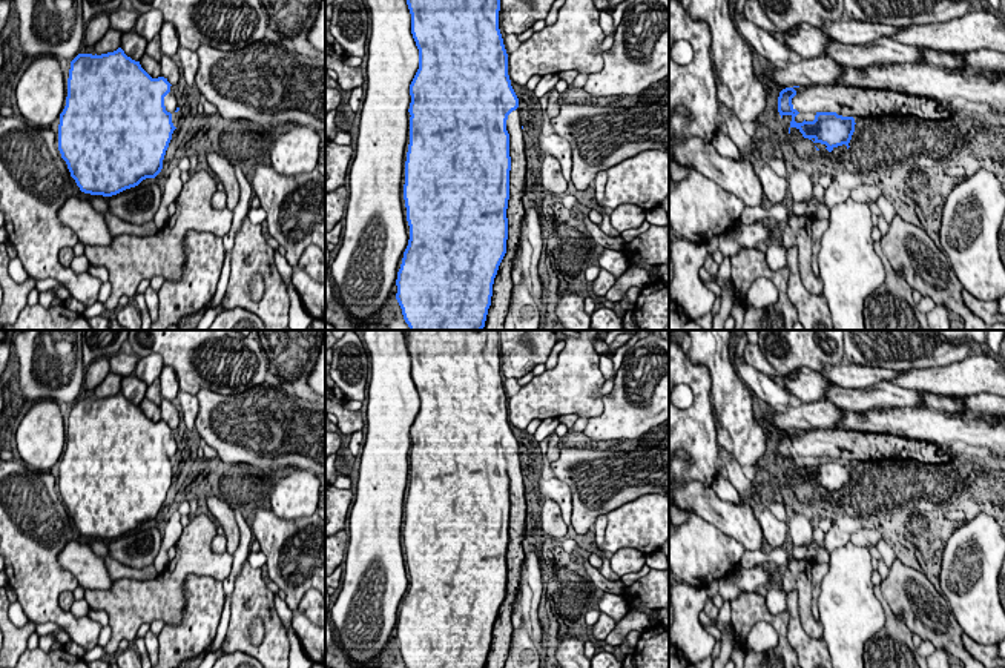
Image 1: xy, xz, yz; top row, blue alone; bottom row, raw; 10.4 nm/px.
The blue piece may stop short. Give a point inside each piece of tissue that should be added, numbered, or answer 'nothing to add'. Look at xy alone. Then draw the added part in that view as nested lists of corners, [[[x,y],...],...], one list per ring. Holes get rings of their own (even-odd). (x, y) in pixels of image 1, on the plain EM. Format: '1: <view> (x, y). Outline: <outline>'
1: xy (171, 444). Outline: [[[170,430],[170,436],[164,441],[166,455],[175,458],[178,451],[178,439],[173,430]]]

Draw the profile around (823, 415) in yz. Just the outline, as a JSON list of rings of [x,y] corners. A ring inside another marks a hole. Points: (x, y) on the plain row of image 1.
[[[830,401],[802,402],[799,405],[787,405],[769,416],[769,421],[786,430],[842,430],[839,421],[844,408],[835,407]]]

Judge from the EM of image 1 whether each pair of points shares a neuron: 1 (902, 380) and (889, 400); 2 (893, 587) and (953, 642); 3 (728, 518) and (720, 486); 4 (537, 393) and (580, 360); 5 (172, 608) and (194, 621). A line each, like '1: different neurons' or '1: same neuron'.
1: different neurons
2: same neuron
3: different neurons
4: same neuron
5: different neurons

